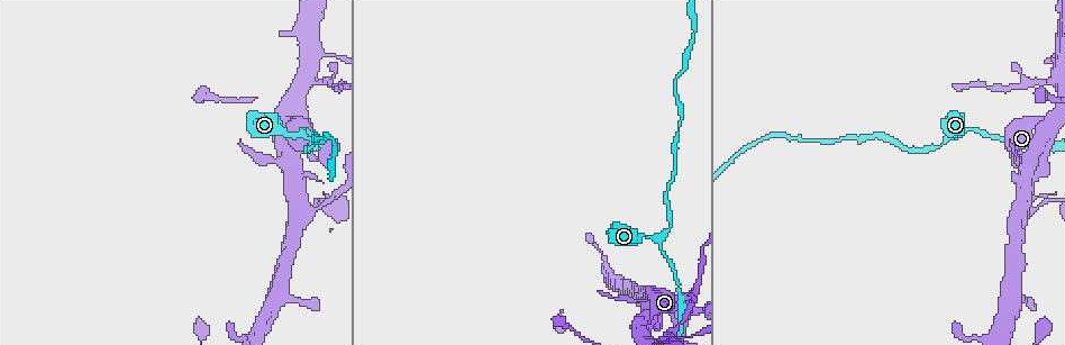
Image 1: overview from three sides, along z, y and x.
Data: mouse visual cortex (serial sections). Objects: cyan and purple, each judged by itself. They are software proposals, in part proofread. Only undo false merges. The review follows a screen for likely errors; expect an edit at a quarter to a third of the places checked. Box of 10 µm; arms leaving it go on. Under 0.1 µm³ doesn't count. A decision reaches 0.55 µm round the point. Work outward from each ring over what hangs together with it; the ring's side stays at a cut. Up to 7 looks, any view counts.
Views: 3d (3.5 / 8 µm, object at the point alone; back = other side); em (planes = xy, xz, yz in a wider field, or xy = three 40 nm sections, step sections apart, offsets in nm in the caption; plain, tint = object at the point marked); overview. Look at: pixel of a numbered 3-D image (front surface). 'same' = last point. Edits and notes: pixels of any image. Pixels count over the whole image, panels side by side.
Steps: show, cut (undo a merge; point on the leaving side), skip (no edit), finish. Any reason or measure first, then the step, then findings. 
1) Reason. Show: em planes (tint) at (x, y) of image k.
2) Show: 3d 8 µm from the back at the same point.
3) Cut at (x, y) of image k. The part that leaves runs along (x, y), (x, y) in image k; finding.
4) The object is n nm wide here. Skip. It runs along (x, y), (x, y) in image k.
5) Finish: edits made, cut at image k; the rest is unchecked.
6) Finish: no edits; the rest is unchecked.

Sudden change in width. Show: 3d 3.5 µm at (300, 209) of image 1.

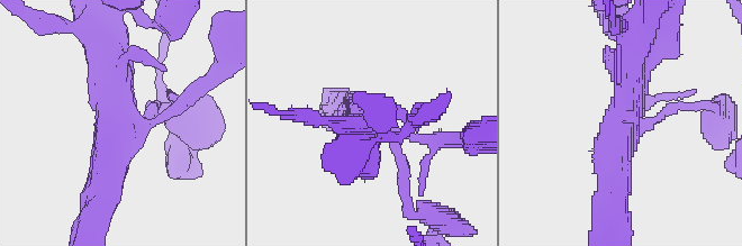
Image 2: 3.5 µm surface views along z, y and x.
4 arms meet here; the arms are 150, 150, 450, 500 nm wide. Show: em planes (tint) at (123, 125) of image 2.

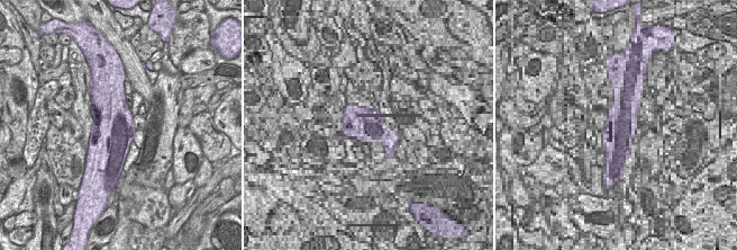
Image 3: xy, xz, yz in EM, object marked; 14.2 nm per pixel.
Show: em xy step 1 (tint) at the same point.

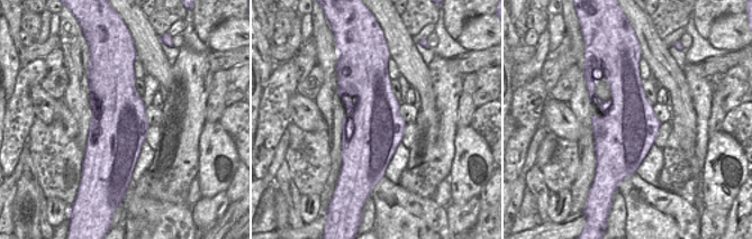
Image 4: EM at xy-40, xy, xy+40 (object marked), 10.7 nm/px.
Skip. It runs along (635, 52), (613, 192) in image 2; all the same cell.

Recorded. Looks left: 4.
Show: 3d 3.5 µm at (1041, 81) of image 1.

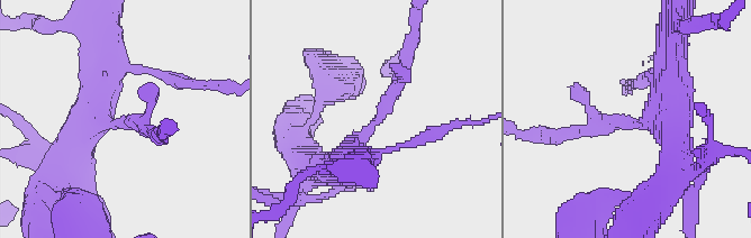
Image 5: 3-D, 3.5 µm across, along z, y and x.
Need the tissue. Show: em xy step 2 (tint) at (376, 118) of image 5.

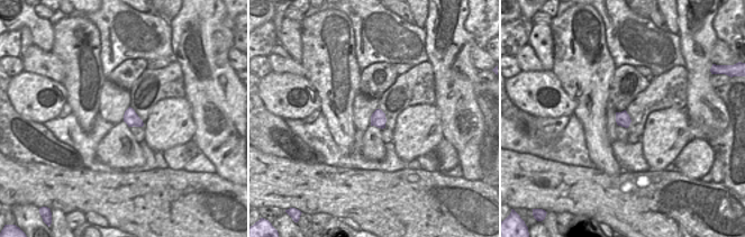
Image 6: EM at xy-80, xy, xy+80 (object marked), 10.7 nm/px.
Skip. It runs along (335, 171), (383, 112), (407, 55) in image 5; all the same cell.

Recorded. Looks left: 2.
Small branch off a trunk. Show: 3d 3.5 µm at (298, 133) of image 1.

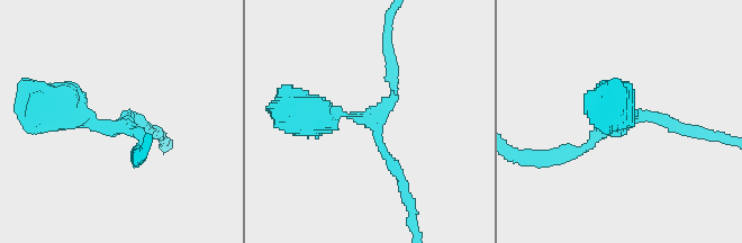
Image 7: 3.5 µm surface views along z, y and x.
3 arms meet here; the arms are 150, 150, 450 nm wide; need the tissue. Show: em xy step 5 (tint) at (370, 117) of image 7.

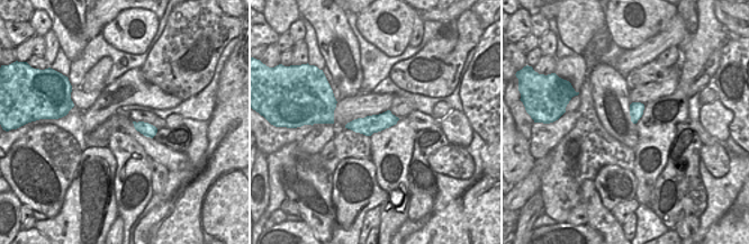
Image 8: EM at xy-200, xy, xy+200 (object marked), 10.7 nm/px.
Skip. It runs along (302, 115), (372, 118), (396, 89), (392, 61) in image 7; continuous, no second cell.

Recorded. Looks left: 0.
Finish: no edits; the rest is unchecked.

